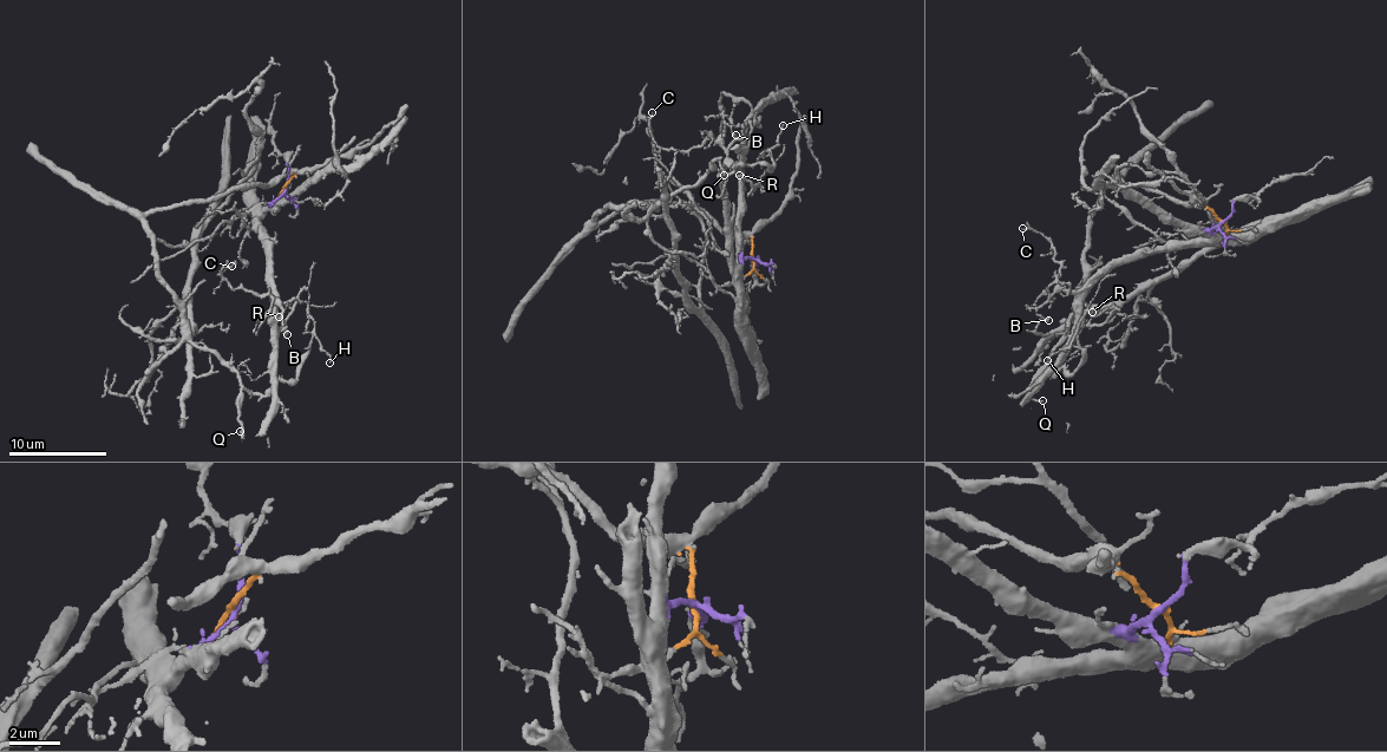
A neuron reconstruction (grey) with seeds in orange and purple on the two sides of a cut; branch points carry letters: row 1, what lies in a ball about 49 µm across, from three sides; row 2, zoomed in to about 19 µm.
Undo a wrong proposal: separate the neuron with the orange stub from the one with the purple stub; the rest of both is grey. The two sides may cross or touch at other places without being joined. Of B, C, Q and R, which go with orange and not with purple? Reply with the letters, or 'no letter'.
Q

